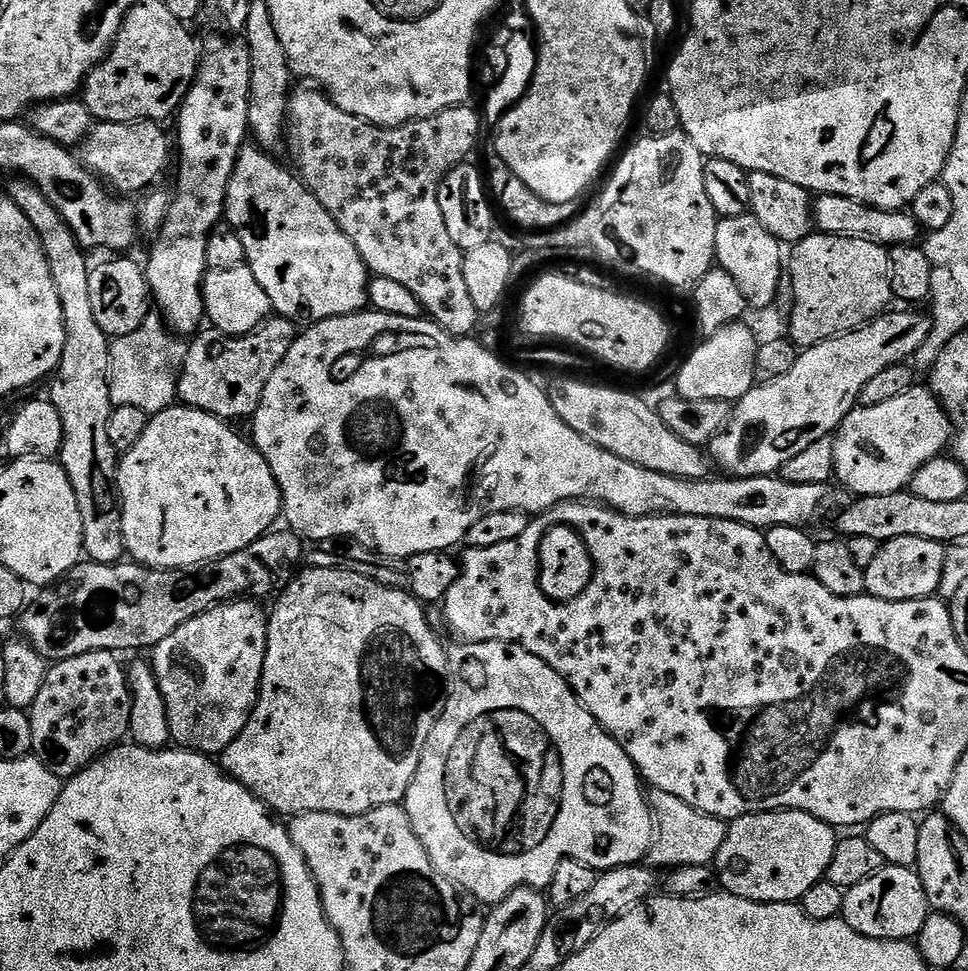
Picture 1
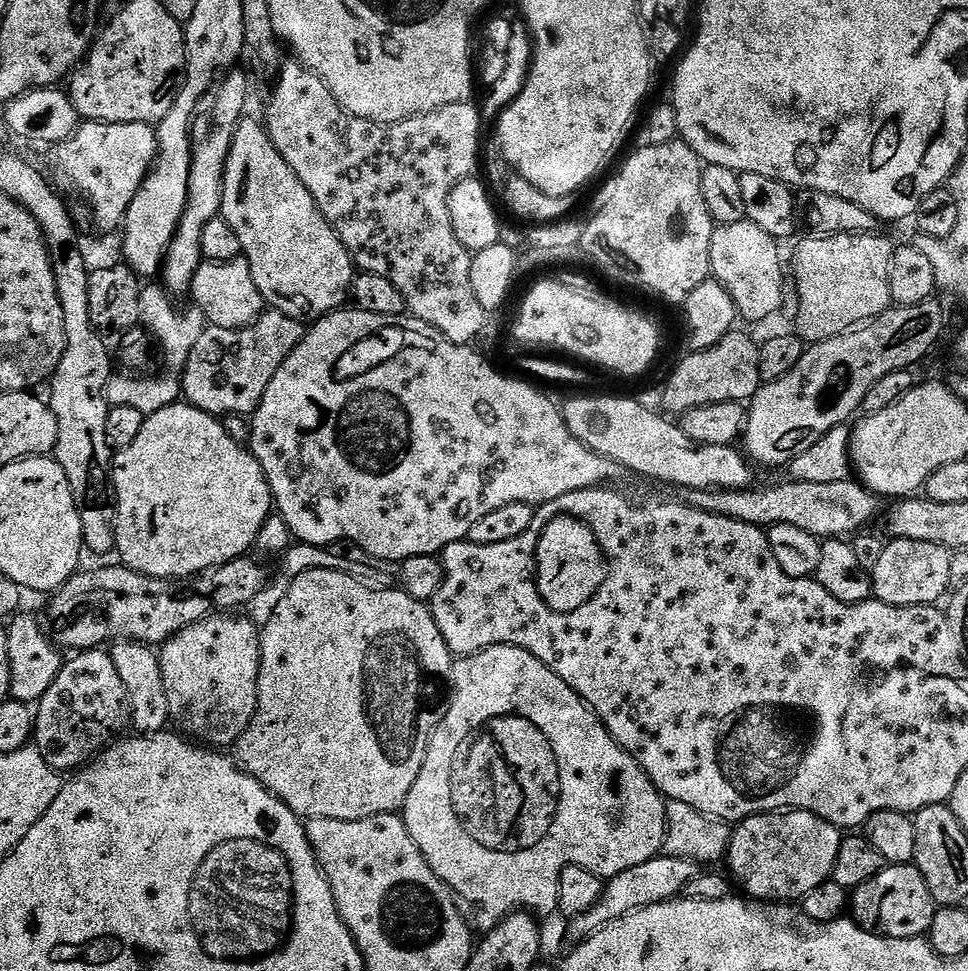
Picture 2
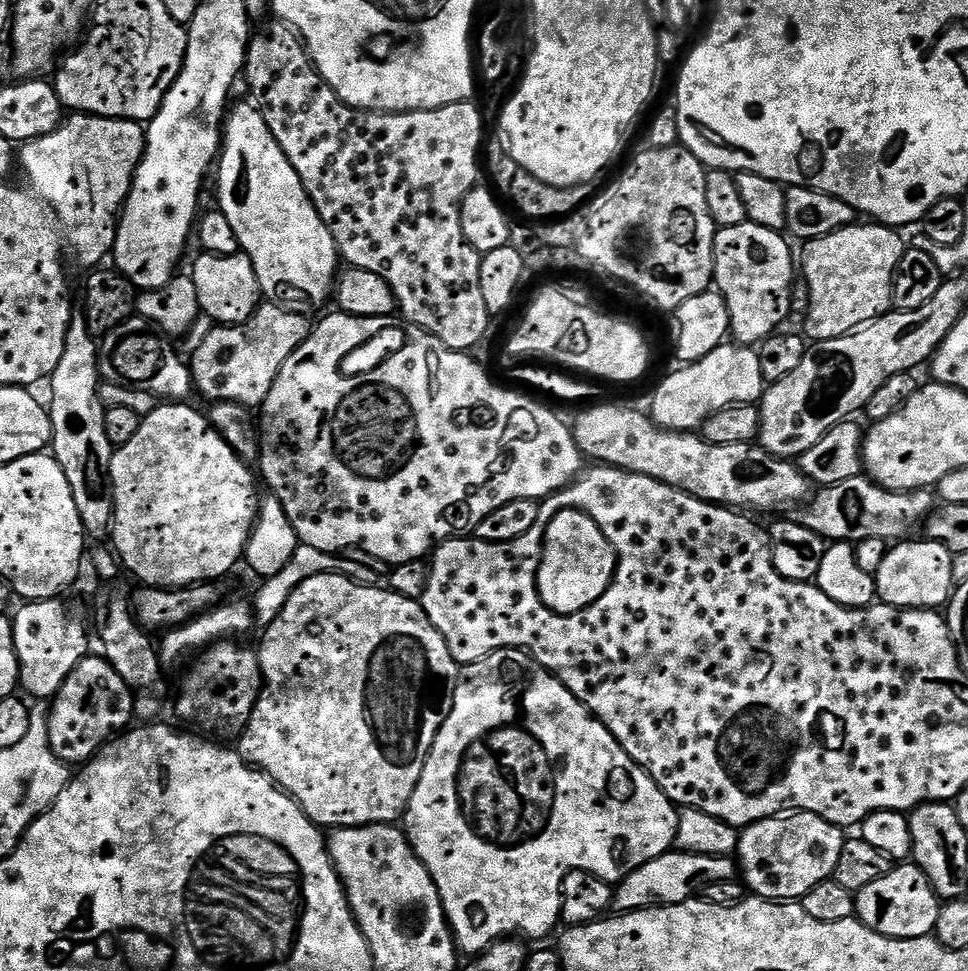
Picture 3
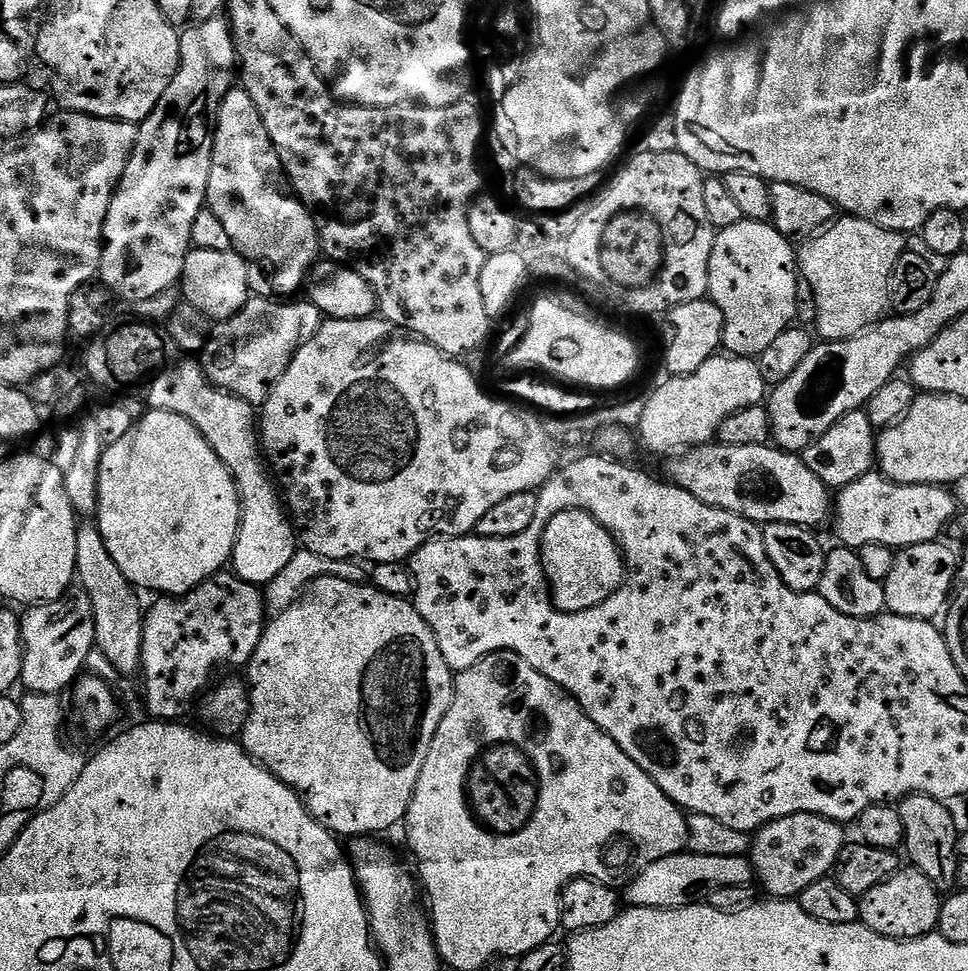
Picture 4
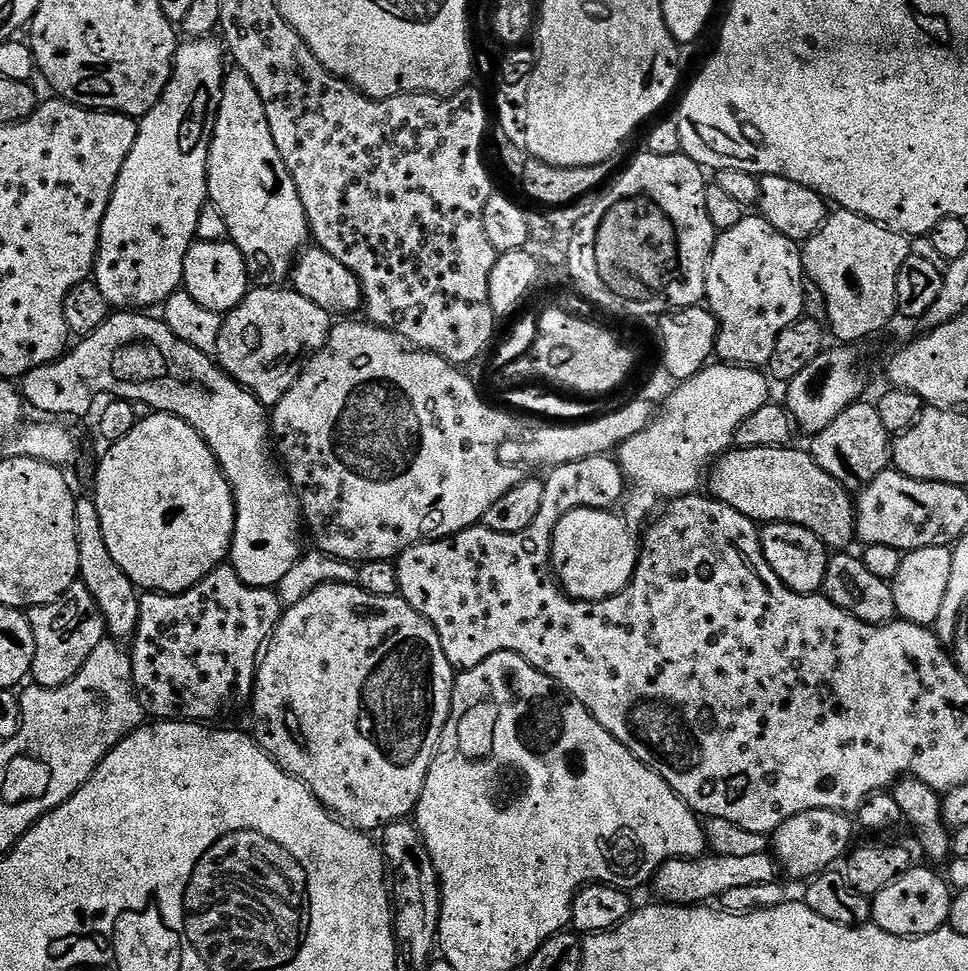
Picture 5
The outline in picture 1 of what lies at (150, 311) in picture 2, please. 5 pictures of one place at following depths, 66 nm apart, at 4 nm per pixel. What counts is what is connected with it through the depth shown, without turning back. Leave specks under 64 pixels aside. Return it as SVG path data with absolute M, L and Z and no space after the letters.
M154 310L133 334L115 337L109 343L111 362L108 367L108 389L113 407L137 407L149 417L173 407L179 397L181 368L188 345L183 337L167 328L163 316Z

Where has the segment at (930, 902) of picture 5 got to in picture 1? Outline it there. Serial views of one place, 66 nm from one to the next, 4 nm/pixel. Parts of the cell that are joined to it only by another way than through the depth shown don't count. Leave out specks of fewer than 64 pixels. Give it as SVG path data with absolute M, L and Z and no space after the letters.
M890 864L878 874L866 878L866 882L858 882L858 886L845 891L842 919L851 928L858 930L858 934L871 940L912 942L919 937L922 926L926 926L929 911L926 890L915 867L903 868Z

